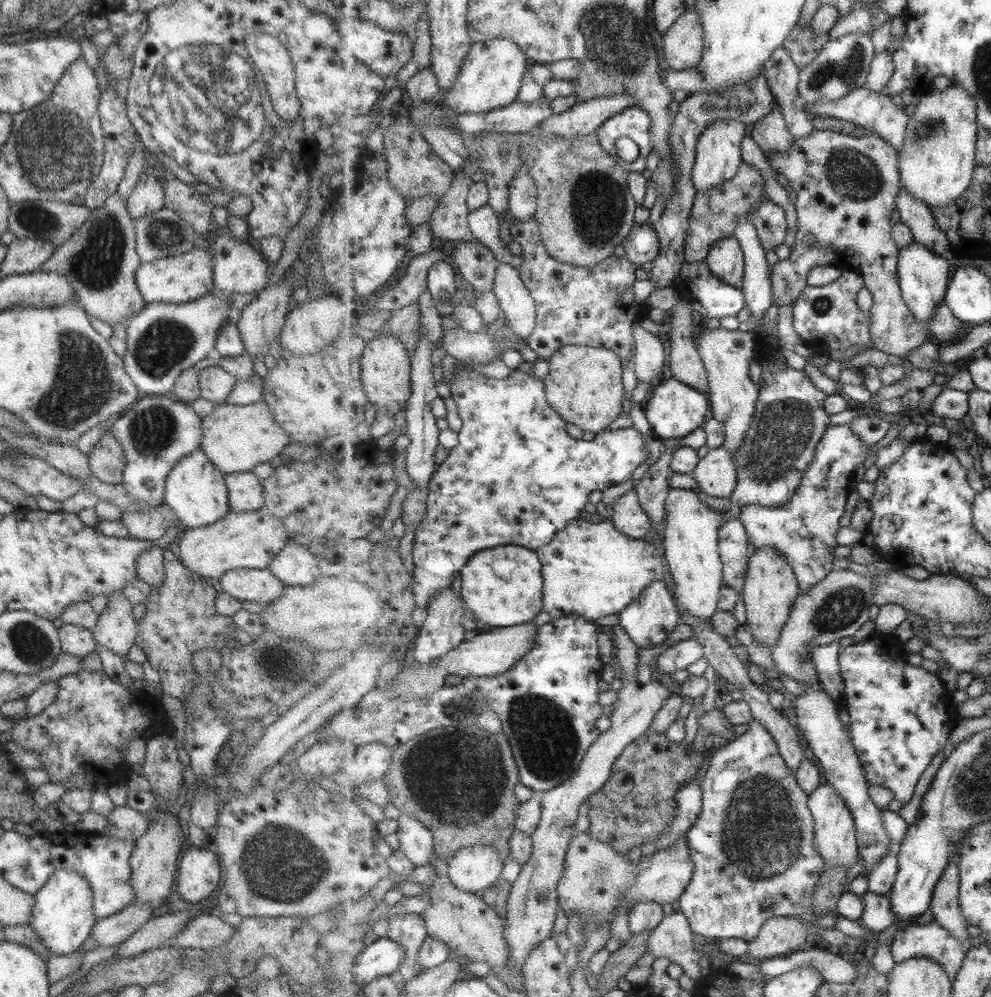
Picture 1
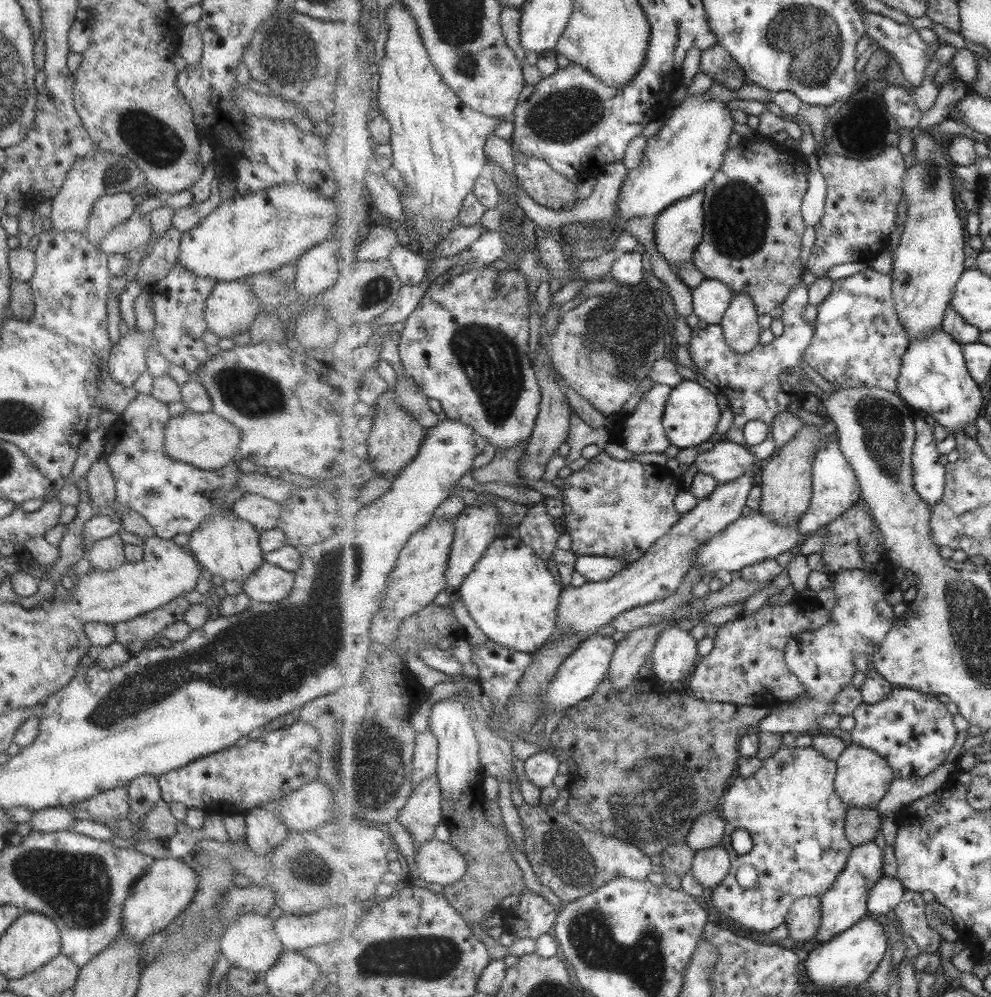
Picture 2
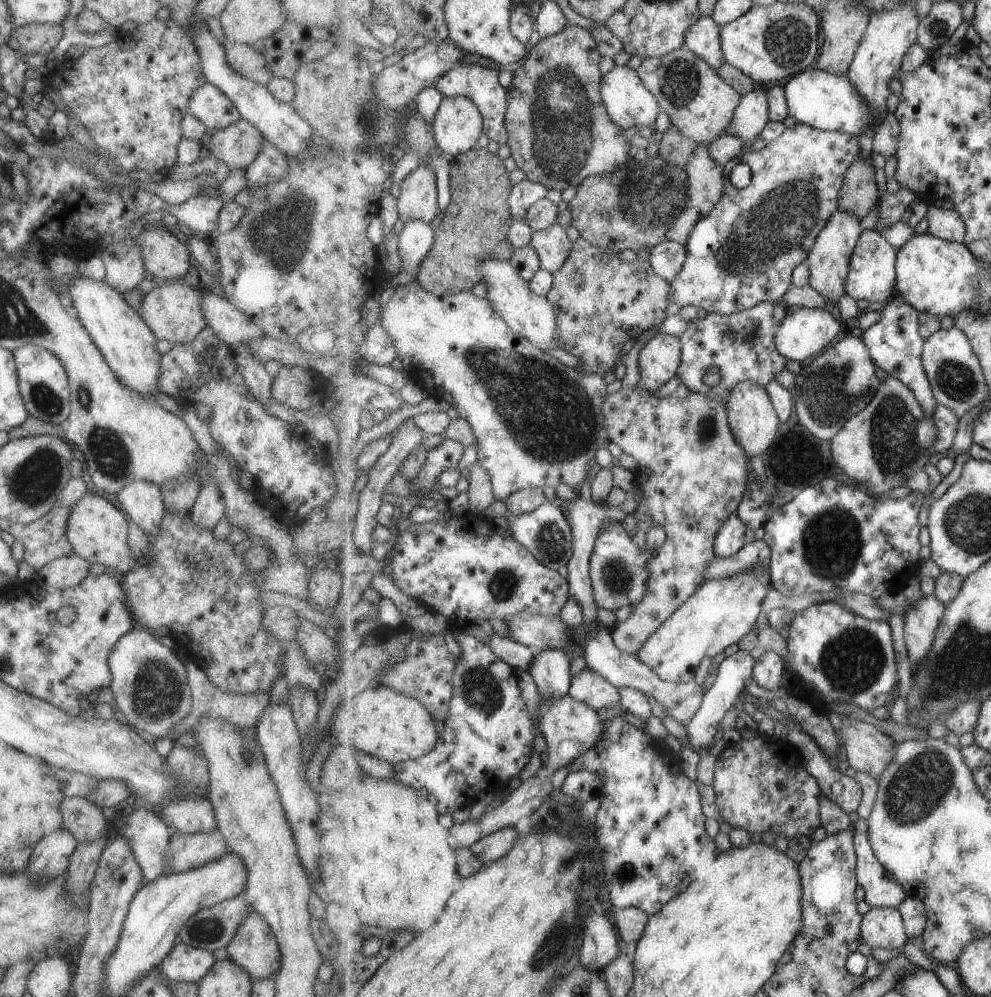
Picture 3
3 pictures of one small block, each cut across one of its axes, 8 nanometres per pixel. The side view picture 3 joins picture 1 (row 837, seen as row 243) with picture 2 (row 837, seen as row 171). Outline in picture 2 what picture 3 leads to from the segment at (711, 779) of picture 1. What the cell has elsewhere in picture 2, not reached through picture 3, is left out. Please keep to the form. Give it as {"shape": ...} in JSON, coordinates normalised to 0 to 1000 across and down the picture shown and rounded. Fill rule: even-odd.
{"shape":[[[802,746],[790,748],[788,752],[770,763],[767,770],[756,779],[745,779],[728,805],[733,821],[731,850],[738,858],[740,871],[728,887],[717,893],[717,904],[721,912],[752,931],[778,935],[788,929],[805,901],[830,898],[843,888],[845,880],[855,871],[855,864],[863,849],[854,836],[854,818],[857,808],[843,793],[846,763],[835,760],[821,749],[806,750]],[[753,832],[760,843],[756,856],[744,857],[740,847],[740,835]],[[750,867],[759,867],[764,873],[765,883],[759,892],[750,892],[744,885],[744,875]]]}

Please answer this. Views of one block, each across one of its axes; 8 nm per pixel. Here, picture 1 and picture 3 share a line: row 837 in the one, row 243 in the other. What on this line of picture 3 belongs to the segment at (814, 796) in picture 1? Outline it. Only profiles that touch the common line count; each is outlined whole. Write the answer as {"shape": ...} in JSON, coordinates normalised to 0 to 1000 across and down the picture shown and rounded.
{"shape":[[[847,210],[830,229],[828,235],[824,237],[821,248],[816,251],[813,261],[816,265],[815,286],[824,291],[828,298],[832,297],[838,306],[844,306],[847,299],[855,294],[854,285],[859,271],[859,258],[862,256],[863,248],[870,235],[871,229],[869,229],[867,219],[859,213]]]}

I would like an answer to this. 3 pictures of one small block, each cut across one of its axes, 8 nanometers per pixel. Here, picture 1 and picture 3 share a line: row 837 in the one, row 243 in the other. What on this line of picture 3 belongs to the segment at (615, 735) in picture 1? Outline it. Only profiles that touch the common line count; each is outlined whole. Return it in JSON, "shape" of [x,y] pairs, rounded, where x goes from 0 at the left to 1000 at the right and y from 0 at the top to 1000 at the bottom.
{"shape":[[[559,225],[539,232],[537,246],[544,254],[548,271],[561,274],[576,257],[579,243],[572,237],[570,230],[566,225]]]}

